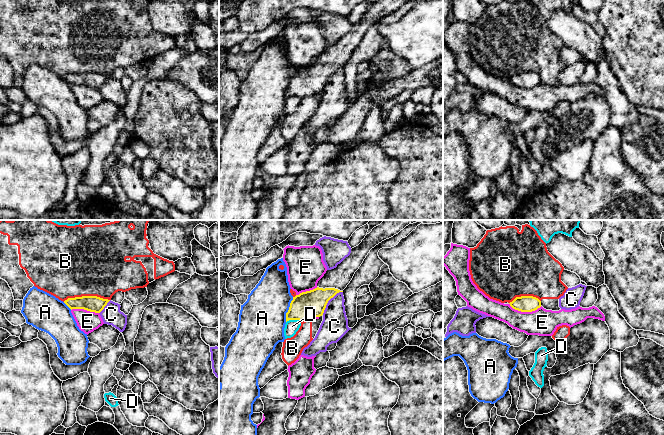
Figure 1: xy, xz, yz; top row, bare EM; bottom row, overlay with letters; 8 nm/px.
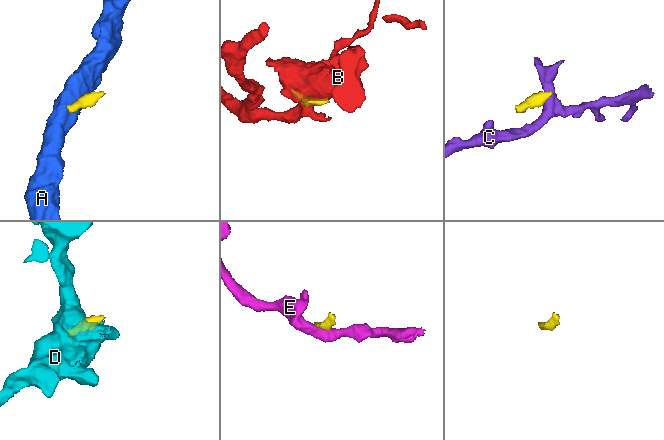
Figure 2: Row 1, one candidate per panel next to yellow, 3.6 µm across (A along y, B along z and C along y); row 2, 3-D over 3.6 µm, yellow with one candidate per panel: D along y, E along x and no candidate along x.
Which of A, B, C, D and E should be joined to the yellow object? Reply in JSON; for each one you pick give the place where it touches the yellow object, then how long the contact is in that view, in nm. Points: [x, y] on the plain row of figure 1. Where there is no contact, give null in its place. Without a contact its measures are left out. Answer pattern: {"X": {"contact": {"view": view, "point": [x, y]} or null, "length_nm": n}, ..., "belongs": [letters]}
{"belongs": []}

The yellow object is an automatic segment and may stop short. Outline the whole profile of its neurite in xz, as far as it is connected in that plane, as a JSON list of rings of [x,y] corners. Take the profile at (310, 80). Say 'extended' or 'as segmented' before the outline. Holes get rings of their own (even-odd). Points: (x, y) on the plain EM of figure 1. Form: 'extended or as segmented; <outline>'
extended; [[[380,0],[365,12],[362,18],[351,25],[351,29],[336,44],[327,46],[313,66],[302,68],[293,73],[286,98],[305,97],[323,91],[328,77],[337,69],[343,68],[359,45],[372,24],[382,17],[393,13],[409,0]]]

